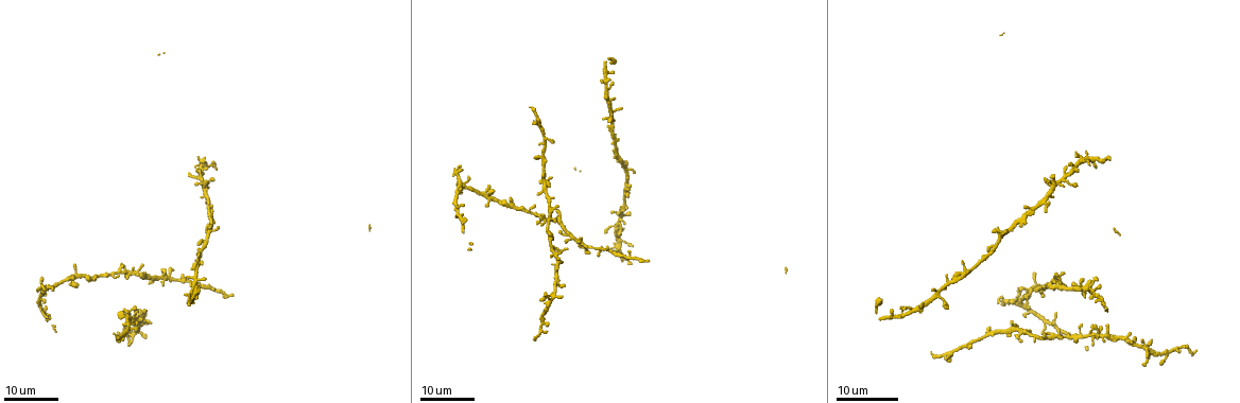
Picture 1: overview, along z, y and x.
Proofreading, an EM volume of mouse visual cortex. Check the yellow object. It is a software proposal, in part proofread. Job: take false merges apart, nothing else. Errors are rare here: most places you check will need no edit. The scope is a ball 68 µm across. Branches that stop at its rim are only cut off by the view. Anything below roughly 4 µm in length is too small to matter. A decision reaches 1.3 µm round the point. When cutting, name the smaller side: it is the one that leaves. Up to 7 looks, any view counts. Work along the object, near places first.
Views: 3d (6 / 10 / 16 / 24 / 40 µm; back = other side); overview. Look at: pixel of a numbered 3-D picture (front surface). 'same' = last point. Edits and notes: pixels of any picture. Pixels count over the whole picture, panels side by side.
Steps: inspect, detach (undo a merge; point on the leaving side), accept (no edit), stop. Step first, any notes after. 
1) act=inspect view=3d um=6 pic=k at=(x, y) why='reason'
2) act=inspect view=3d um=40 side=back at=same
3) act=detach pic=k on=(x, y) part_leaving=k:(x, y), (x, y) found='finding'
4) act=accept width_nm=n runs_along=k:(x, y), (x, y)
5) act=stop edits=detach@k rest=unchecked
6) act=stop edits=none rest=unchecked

act=inspect view=3d um=24 pic=1 at=(624, 193) why='side arm on a straight run'

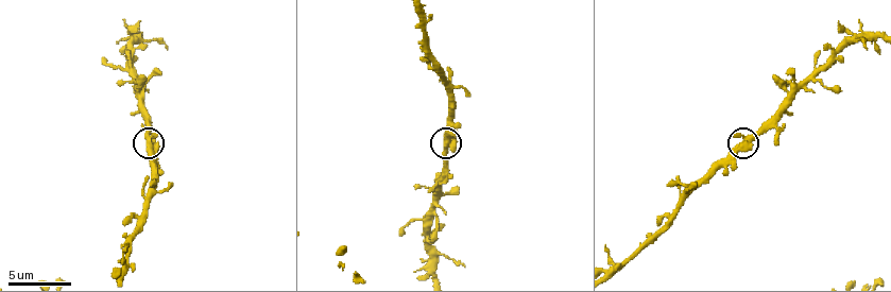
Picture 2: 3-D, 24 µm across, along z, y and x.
act=inspect view=3d um=10 pic=2 at=(446, 143)

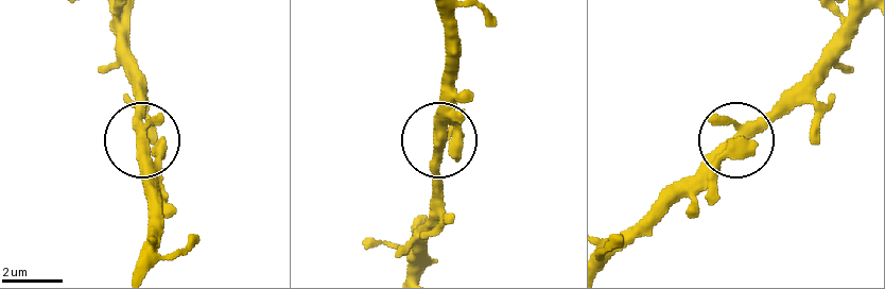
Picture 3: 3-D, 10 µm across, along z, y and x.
act=accept found='one neuron here'

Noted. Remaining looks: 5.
act=inspect view=3d um=6 pic=2 at=(853, 36) why='four or more arms meet'

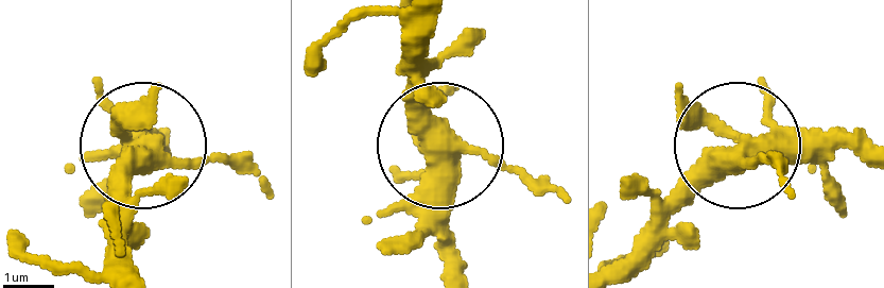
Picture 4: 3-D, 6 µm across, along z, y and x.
act=accept width_nm=430 runs_along=4:(433, 20), (425, 121), (446, 274) found='all the same neuron'

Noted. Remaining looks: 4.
act=inspect view=3d um=16 pic=1 at=(225, 294) why='thick turns thin'

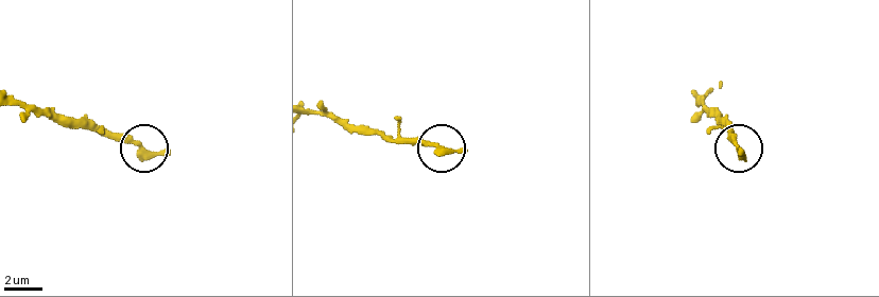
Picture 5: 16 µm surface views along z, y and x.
act=inspect view=3d um=6 pic=5 at=(445, 152)

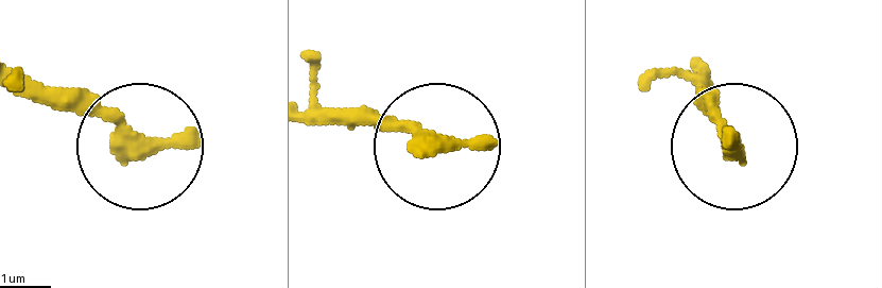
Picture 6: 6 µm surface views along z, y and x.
act=accept found='one neuron here'

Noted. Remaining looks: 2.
act=inspect view=3d um=16 pic=1 at=(574, 239) why='two arms in line, one across'

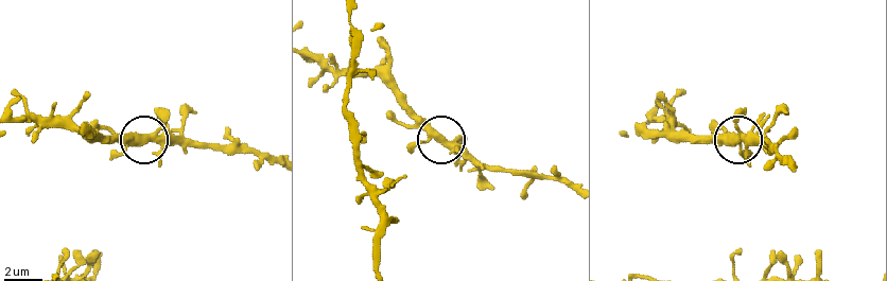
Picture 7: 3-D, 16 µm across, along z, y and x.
act=inspect view=3d um=6 pic=7 at=(435, 134)

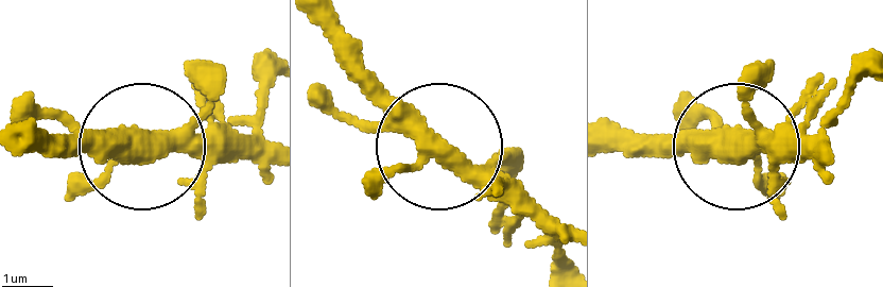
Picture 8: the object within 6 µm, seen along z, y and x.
act=accept found='continuous, no second neuron'

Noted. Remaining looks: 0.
act=stop edits=none rest=unchecked

